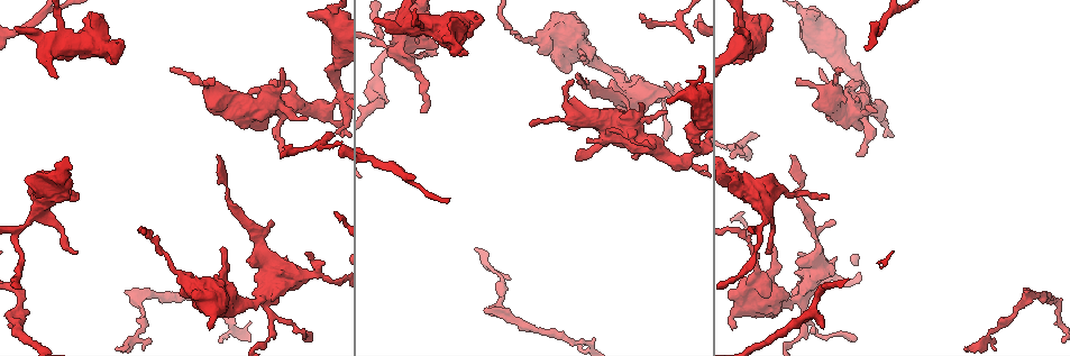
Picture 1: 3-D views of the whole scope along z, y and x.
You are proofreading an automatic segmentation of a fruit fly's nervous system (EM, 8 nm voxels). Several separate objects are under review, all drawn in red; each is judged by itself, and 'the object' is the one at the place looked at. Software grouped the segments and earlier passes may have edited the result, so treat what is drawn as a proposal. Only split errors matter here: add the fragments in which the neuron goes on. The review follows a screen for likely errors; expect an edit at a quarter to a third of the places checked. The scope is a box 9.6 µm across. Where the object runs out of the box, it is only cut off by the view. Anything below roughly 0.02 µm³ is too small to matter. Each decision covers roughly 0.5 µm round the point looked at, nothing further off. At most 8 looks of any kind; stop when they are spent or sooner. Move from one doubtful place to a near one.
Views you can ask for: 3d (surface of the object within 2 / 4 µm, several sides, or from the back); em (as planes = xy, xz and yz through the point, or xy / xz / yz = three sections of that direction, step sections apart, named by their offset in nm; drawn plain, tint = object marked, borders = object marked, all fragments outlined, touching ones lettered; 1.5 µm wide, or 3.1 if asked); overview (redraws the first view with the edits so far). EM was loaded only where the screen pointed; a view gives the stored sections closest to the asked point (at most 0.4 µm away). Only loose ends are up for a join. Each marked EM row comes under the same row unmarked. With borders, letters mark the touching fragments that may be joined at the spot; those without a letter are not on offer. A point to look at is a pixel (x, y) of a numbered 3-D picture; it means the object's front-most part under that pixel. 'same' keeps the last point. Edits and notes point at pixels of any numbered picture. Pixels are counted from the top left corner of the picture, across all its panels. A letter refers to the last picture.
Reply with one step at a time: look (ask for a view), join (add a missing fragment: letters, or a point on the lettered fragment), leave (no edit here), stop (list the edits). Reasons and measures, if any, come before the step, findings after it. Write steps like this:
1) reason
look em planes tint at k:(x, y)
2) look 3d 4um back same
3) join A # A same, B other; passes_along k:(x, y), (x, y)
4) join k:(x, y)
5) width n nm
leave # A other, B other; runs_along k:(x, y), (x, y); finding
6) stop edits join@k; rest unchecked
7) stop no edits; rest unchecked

tapers out
look em planes borders at 1:(173, 69)

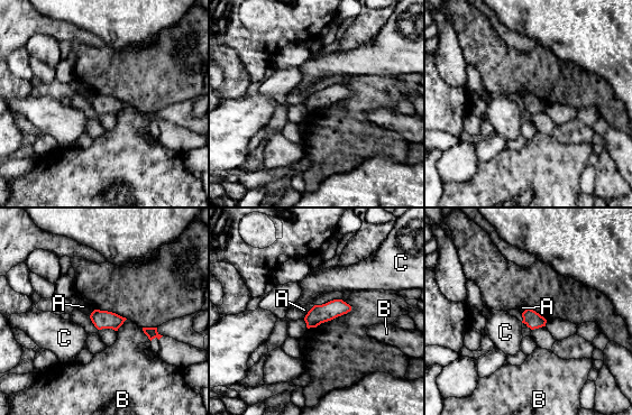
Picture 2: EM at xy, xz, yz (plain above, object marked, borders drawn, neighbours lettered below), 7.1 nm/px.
width 120 nm
leave # A other, B other, C other; border 2:(314, 305), (305, 315); none of them fits

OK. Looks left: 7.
tapers out
look 3d 4um at 1:(775, 248)

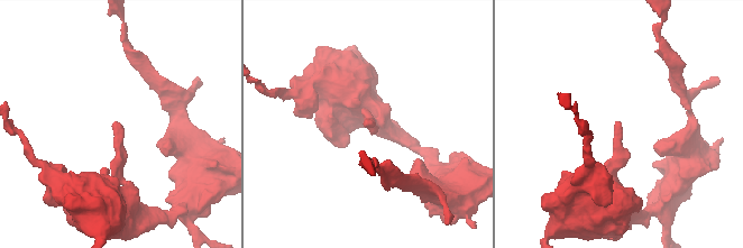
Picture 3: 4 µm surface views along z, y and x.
shape alone is not enough
look em xy step 8 borders at 3:(116, 123)

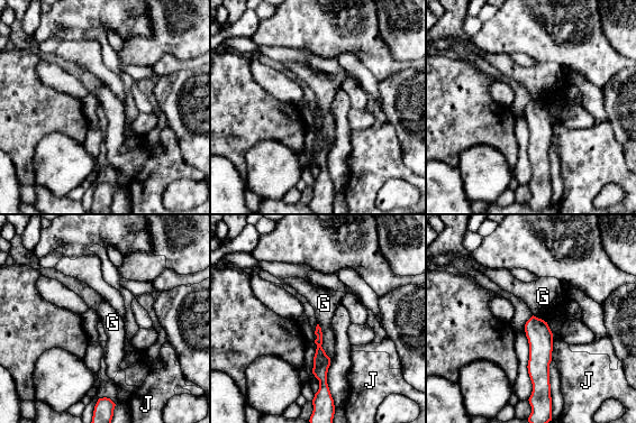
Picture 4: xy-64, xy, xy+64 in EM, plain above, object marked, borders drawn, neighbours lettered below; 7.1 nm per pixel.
leave # G other, J other; border 4:(553, 343), (551, 359); none of them fits

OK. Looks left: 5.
stops while still wide
look 3d 2um at 1:(287, 258)

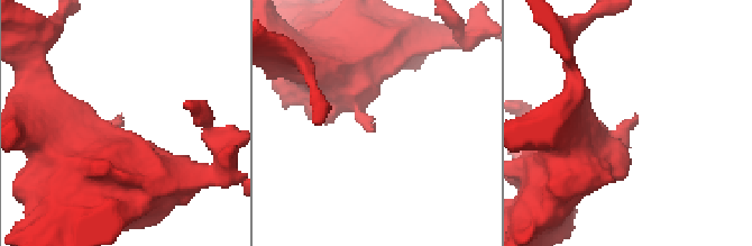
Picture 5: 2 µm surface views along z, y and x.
look em planes borders at 5:(634, 119)

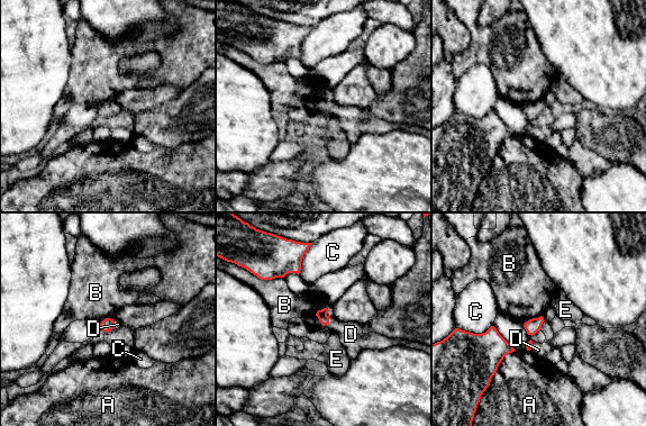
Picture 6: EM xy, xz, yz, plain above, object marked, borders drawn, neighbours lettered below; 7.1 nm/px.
join D # A other, B other, C other, D same, E other; passes_along 6:(321, 315), (328, 318), (351, 334); it goes on there

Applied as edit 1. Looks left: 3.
stop edits join@6; rest unchecked

